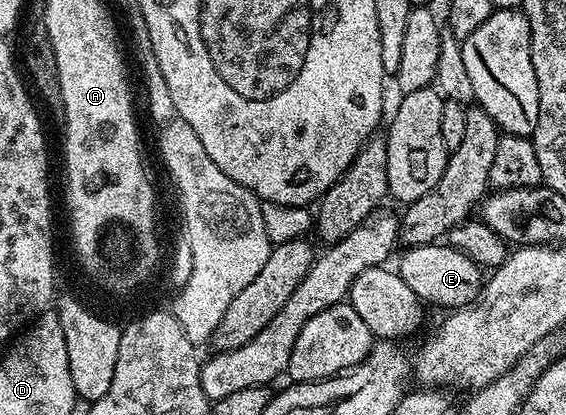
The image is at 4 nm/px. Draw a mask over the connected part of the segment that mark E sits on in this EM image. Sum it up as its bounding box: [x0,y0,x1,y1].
[398,241,486,309]

